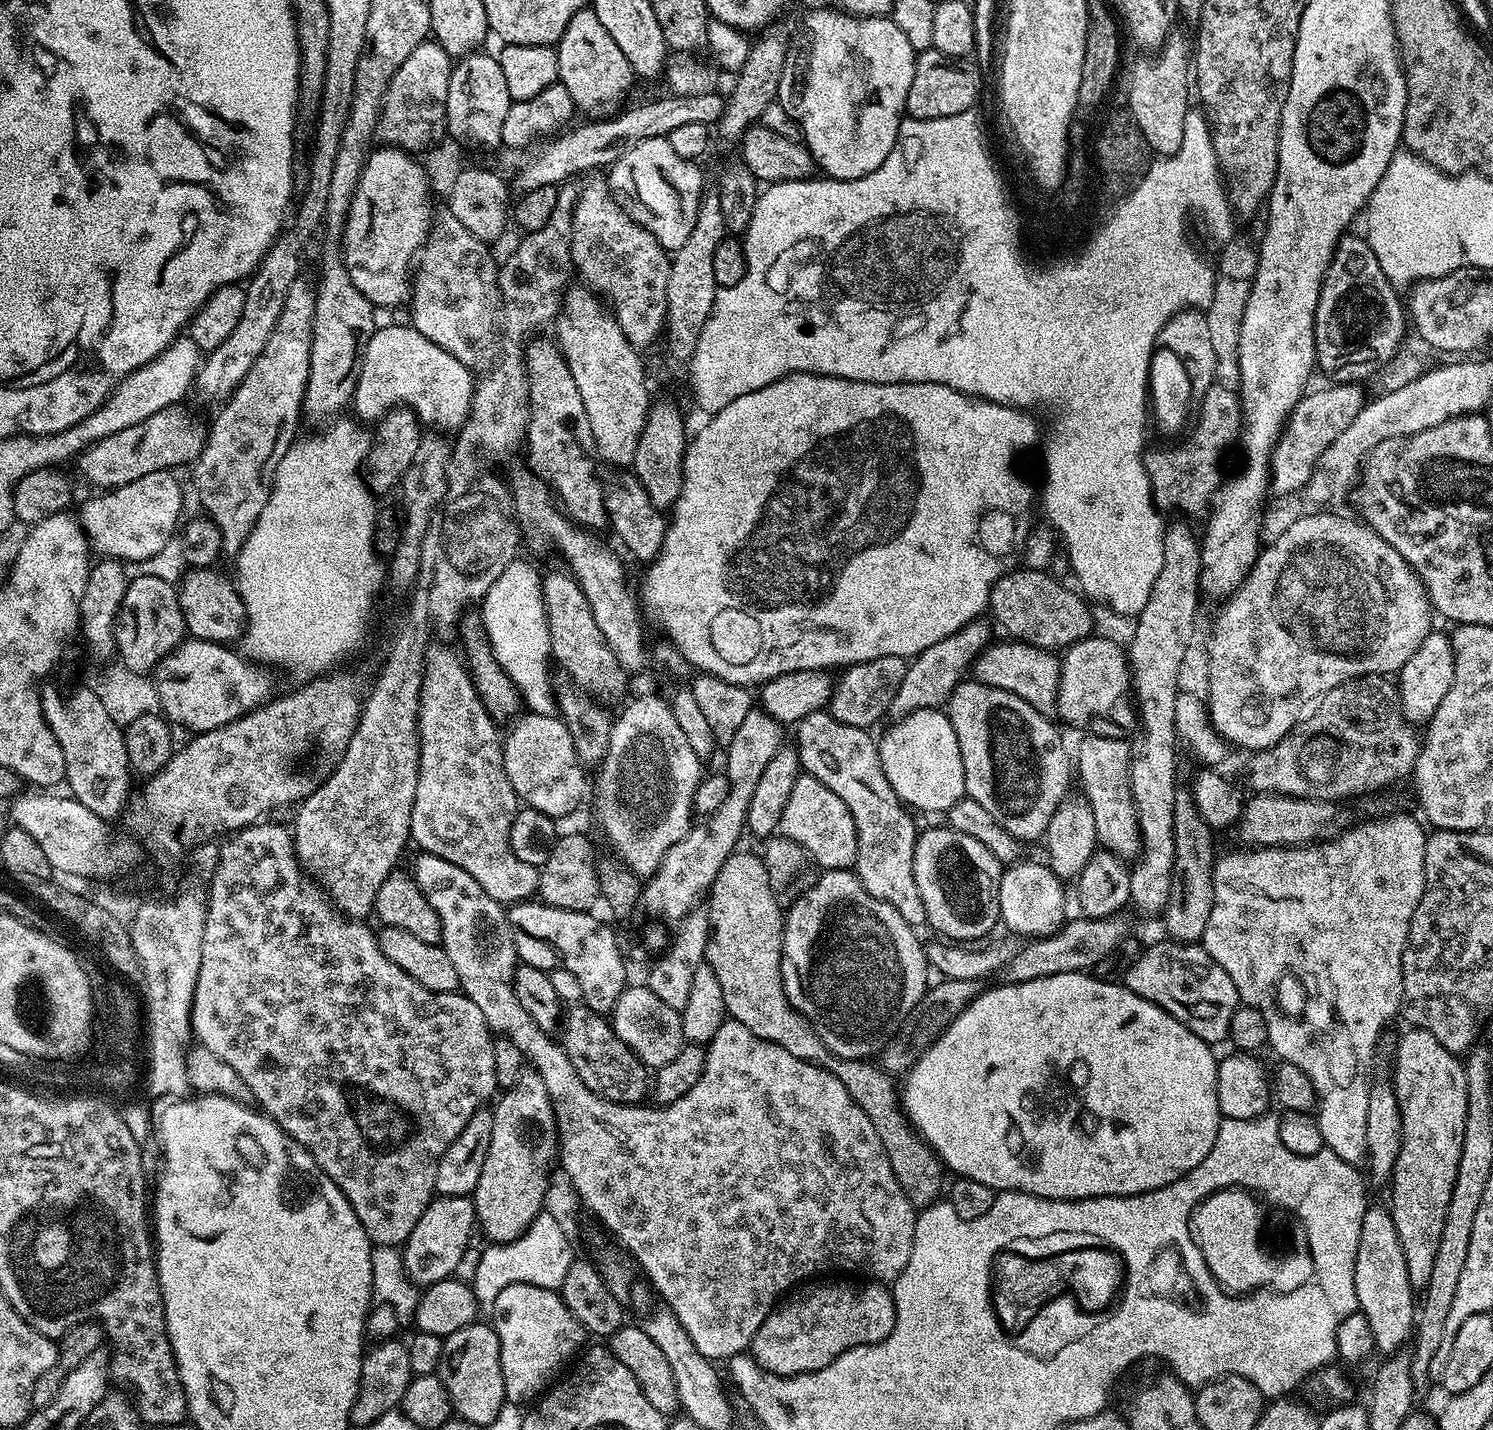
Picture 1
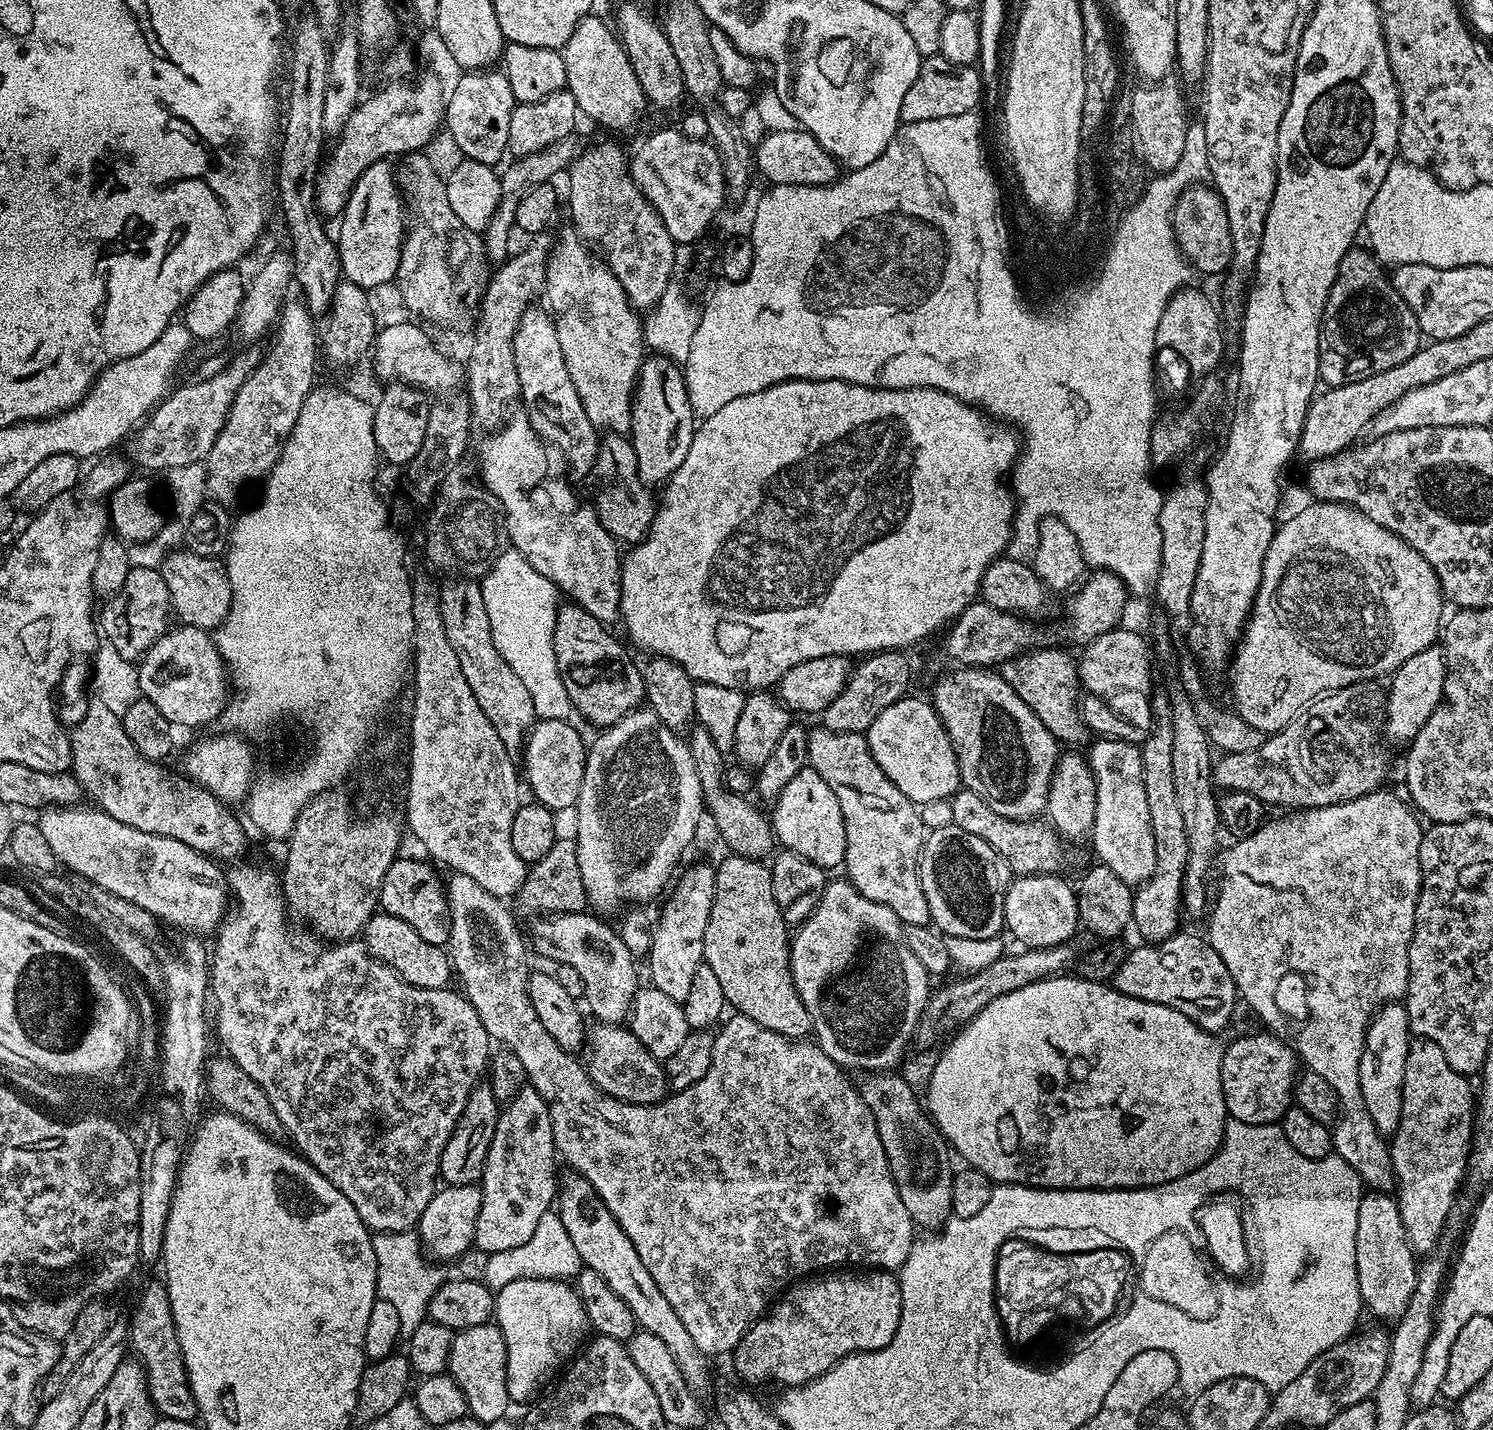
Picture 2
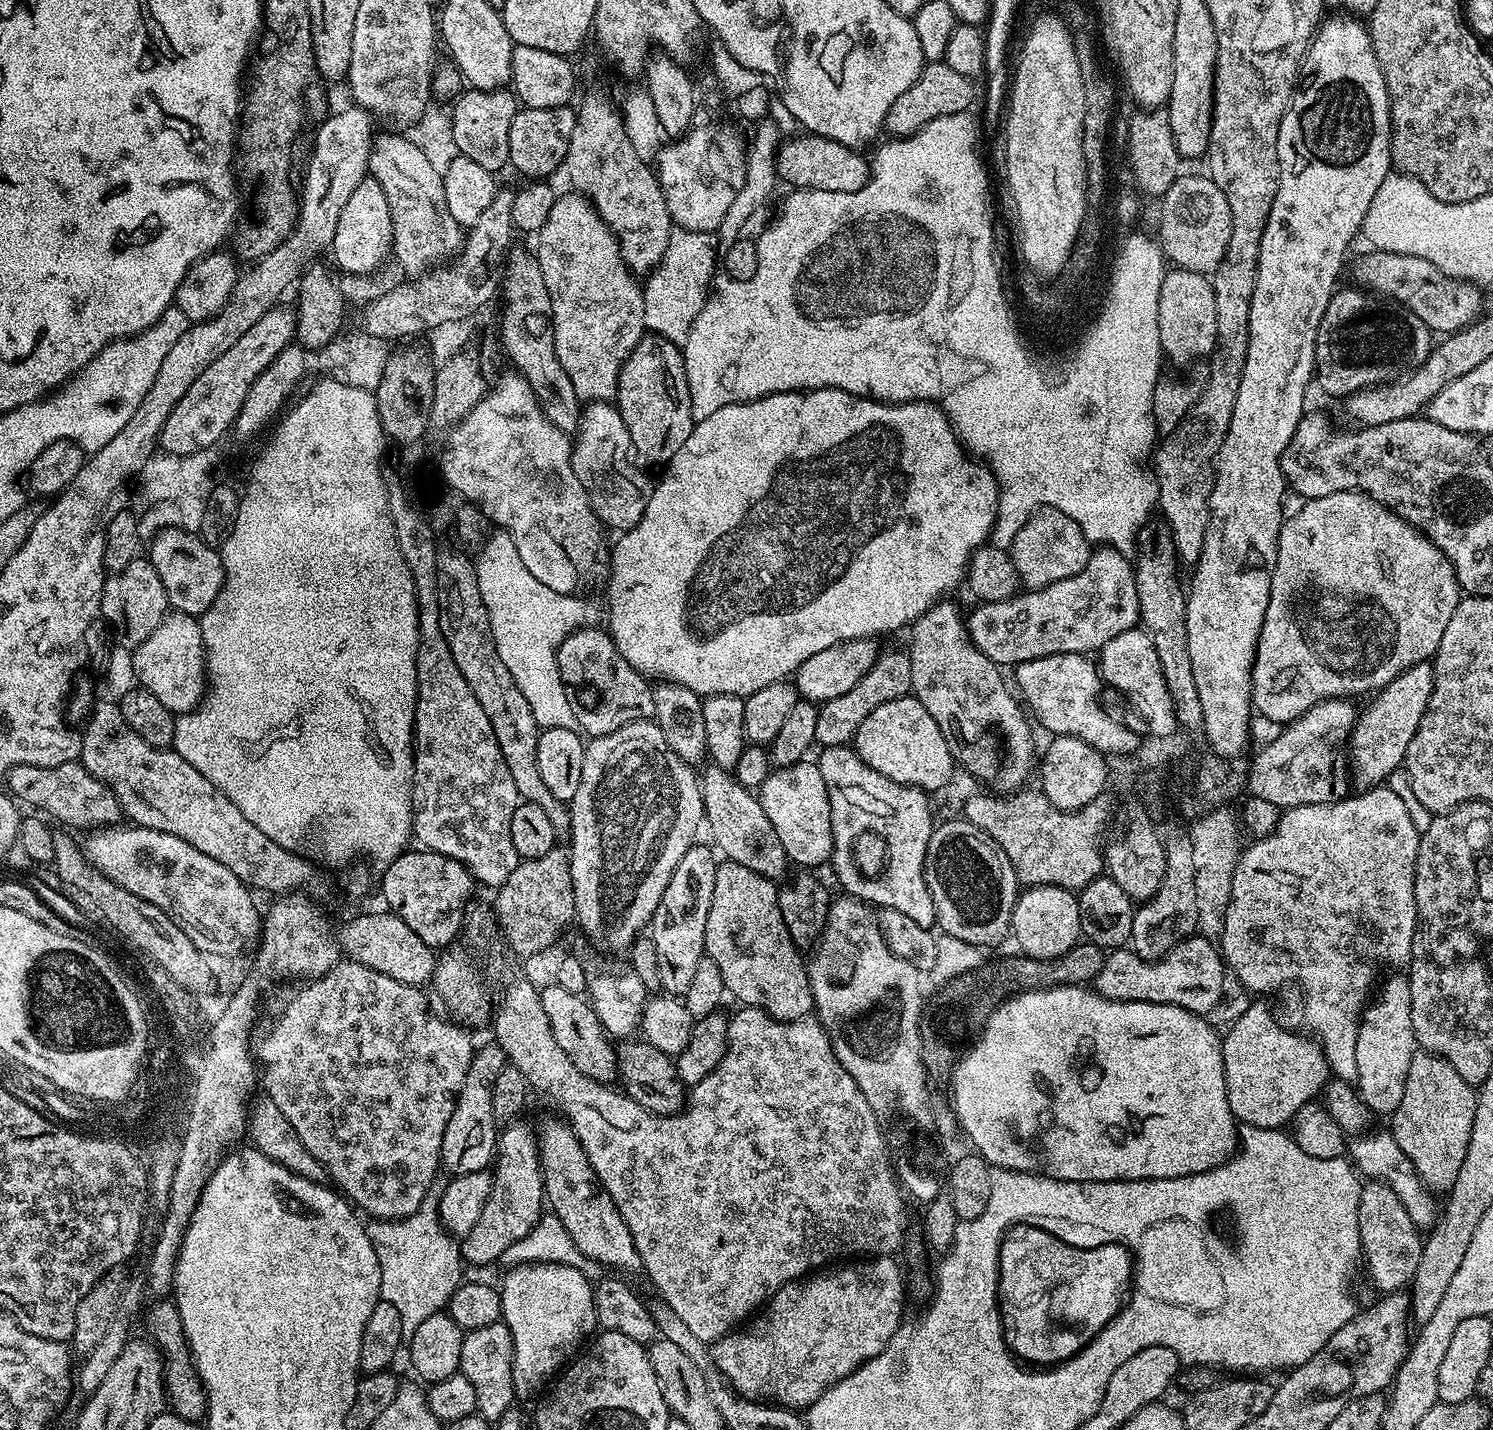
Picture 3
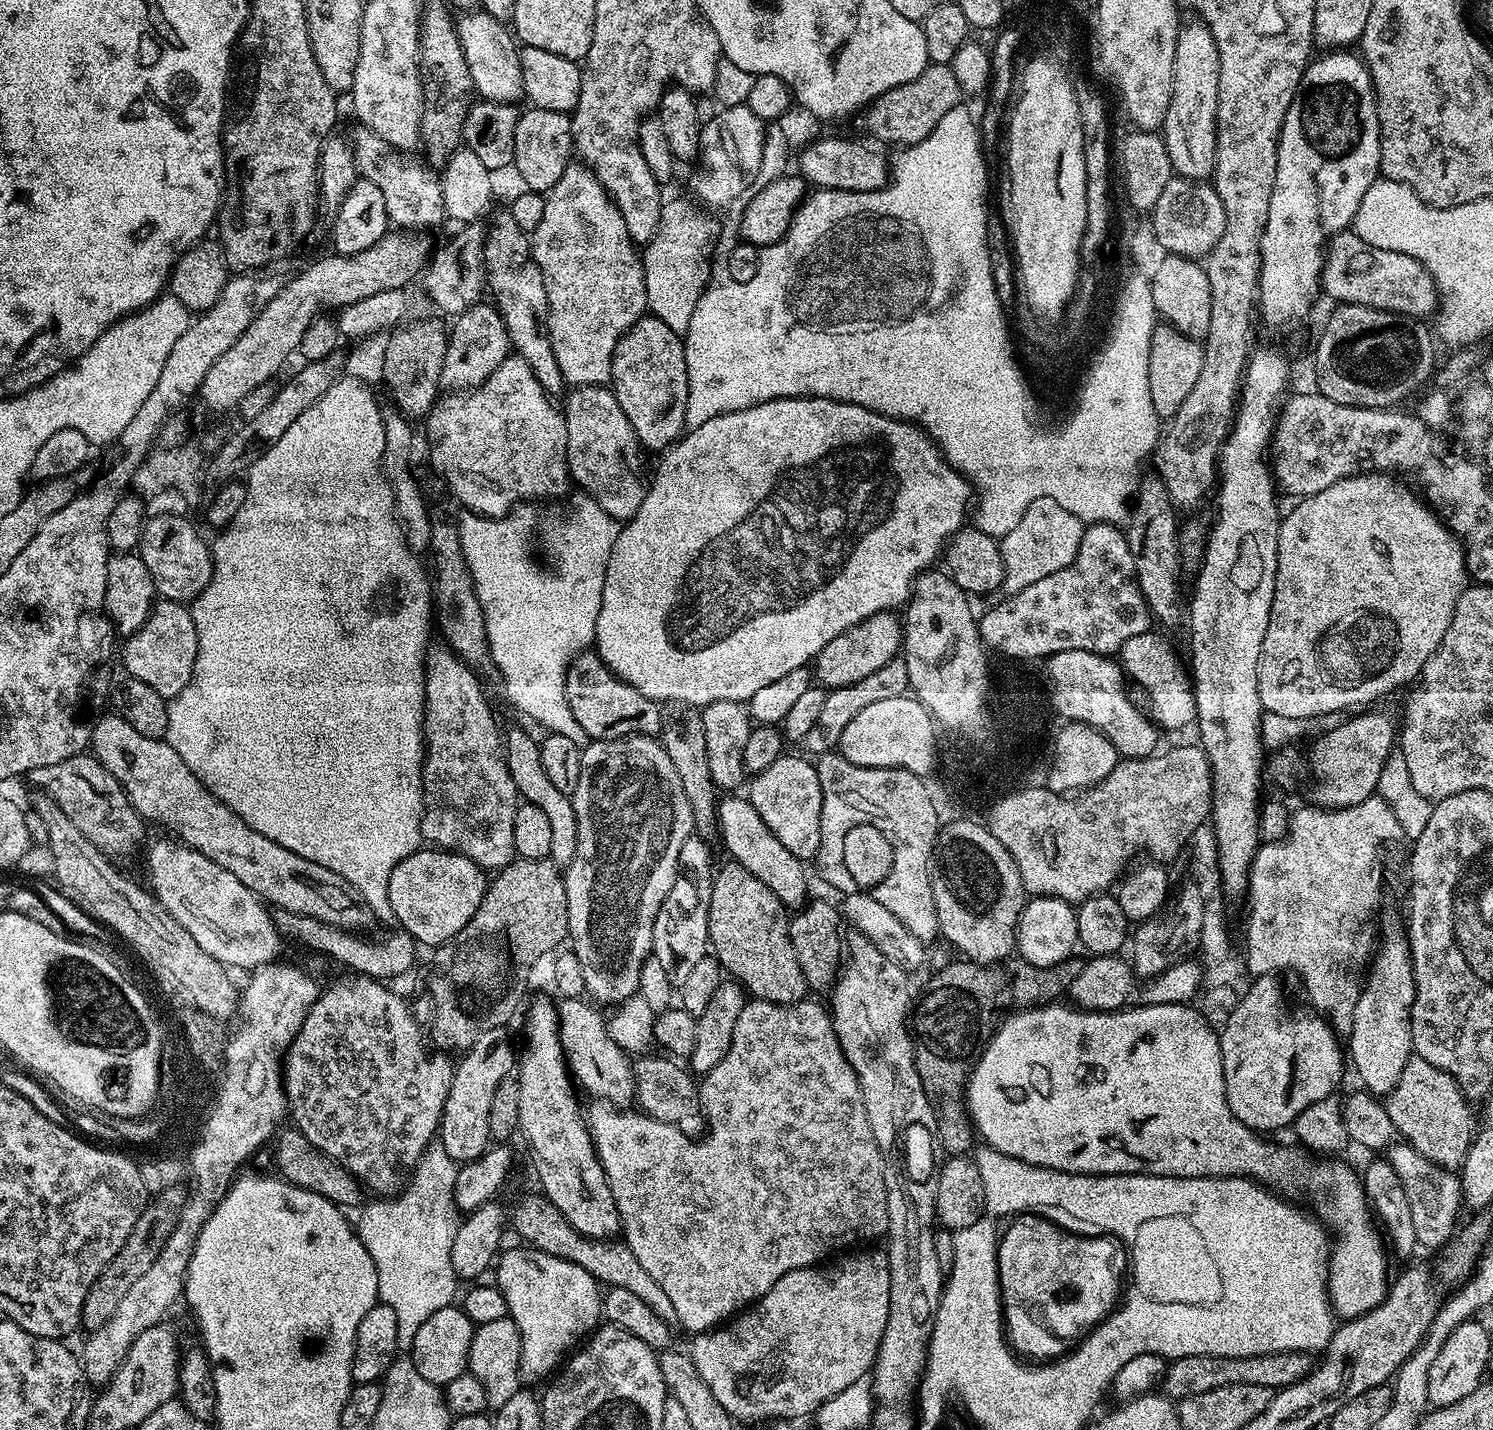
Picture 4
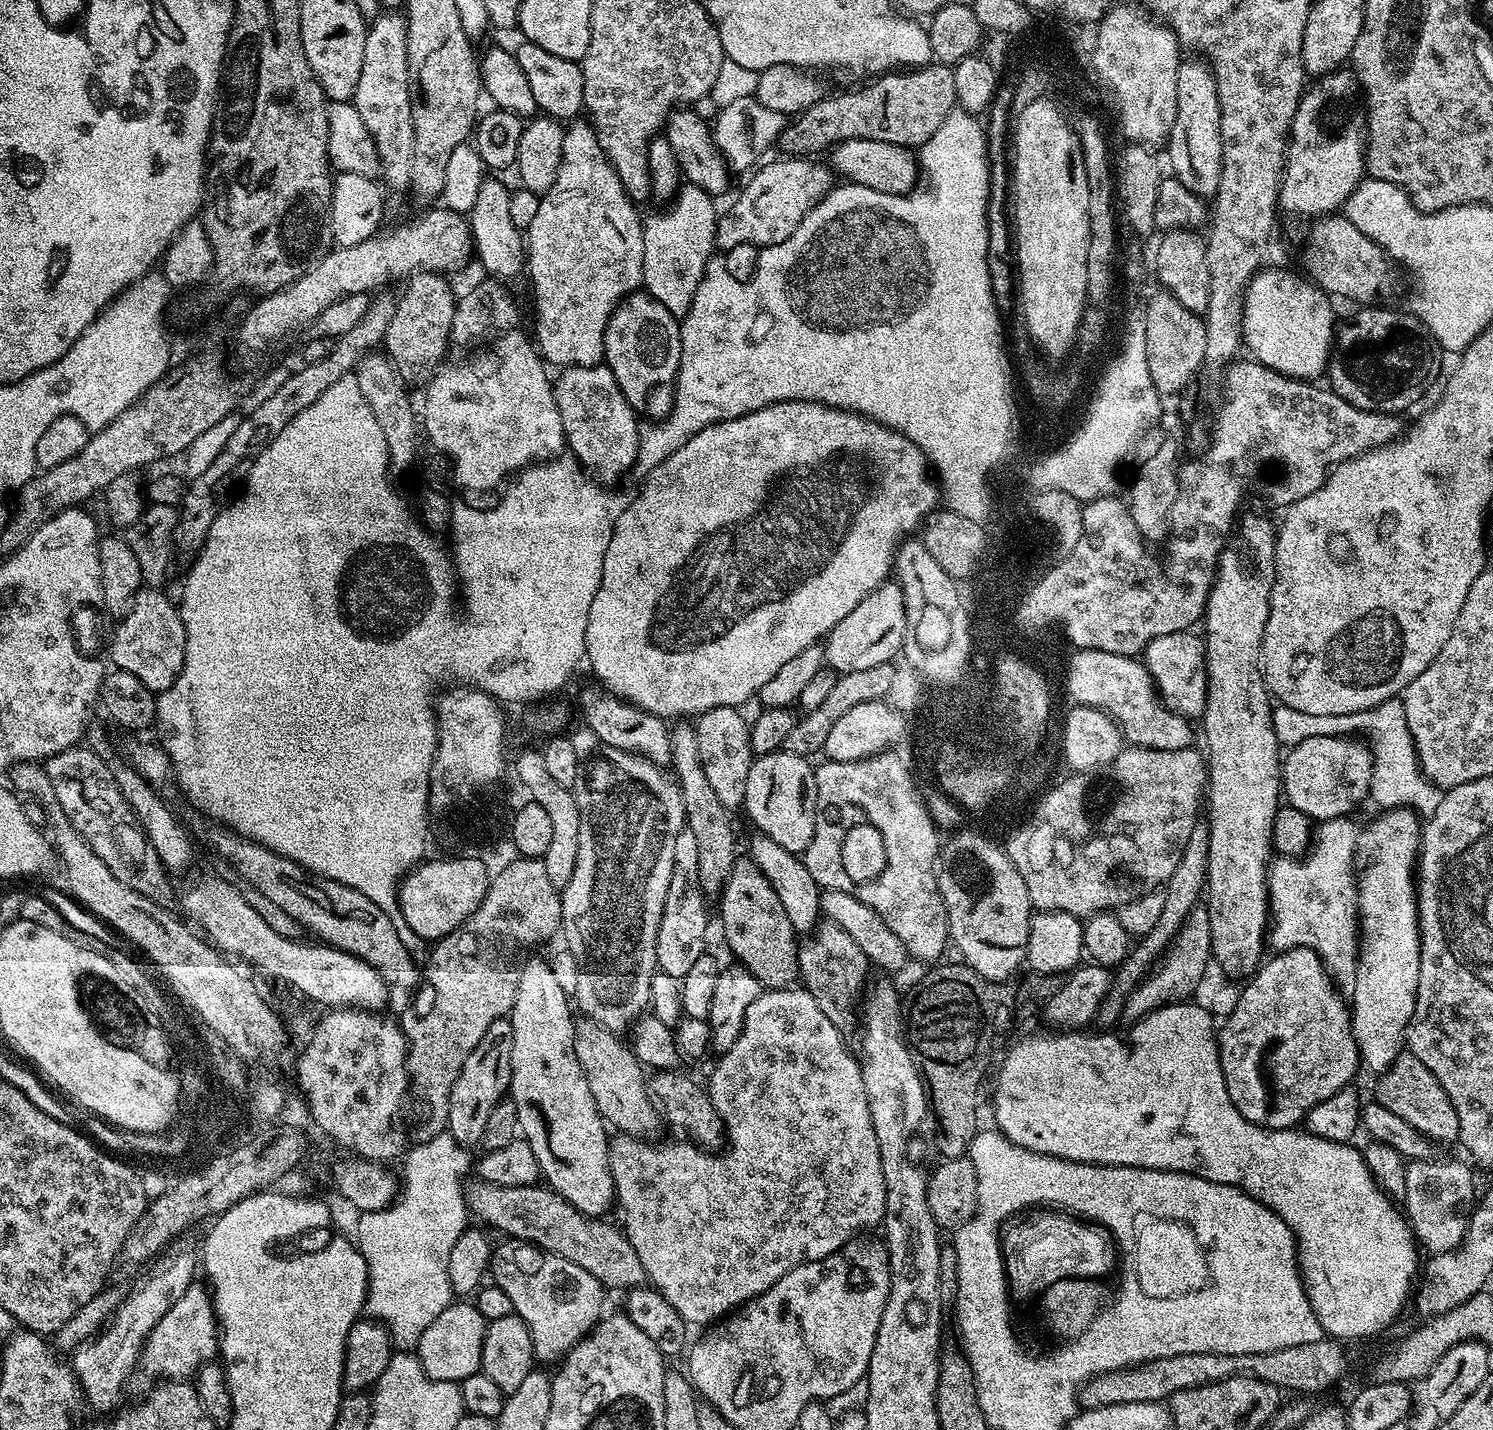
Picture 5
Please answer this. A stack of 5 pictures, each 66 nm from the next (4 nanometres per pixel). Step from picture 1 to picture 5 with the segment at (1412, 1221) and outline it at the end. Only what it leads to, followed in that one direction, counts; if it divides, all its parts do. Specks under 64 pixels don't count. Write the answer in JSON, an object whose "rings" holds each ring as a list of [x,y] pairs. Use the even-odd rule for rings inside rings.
{"rings":[[[1407,1050],[1401,1052],[1399,1058],[1379,1073],[1377,1080],[1380,1081],[1376,1084],[1375,1099],[1386,1106],[1386,1110],[1394,1110],[1398,1118],[1410,1122],[1414,1130],[1418,1130],[1437,1145],[1448,1144],[1451,1140],[1453,1143],[1459,1137],[1458,1114],[1450,1098],[1446,1098],[1446,1090],[1442,1090],[1438,1078],[1434,1078],[1434,1074],[1430,1074],[1430,1070],[1426,1070],[1426,1066],[1418,1062],[1414,1053]]]}

